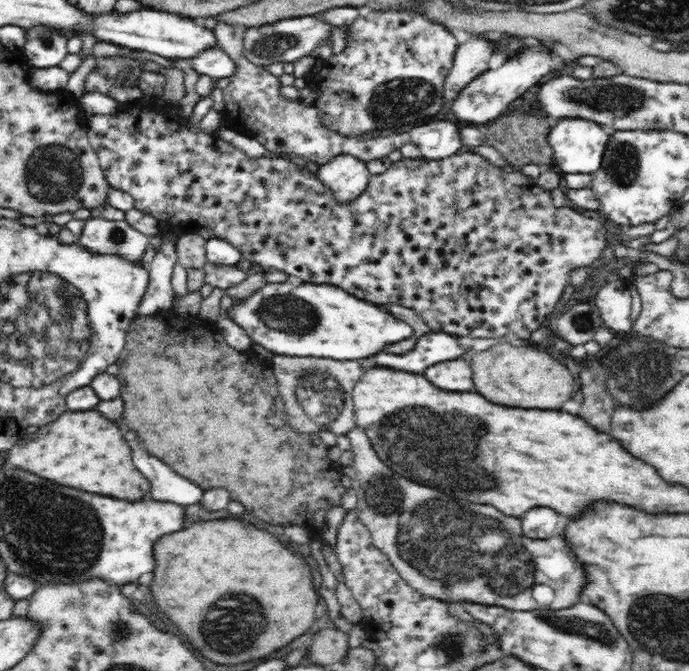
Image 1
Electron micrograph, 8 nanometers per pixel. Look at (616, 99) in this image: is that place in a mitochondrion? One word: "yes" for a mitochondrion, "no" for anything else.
yes

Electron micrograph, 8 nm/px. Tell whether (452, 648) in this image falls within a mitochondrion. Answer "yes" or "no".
yes

